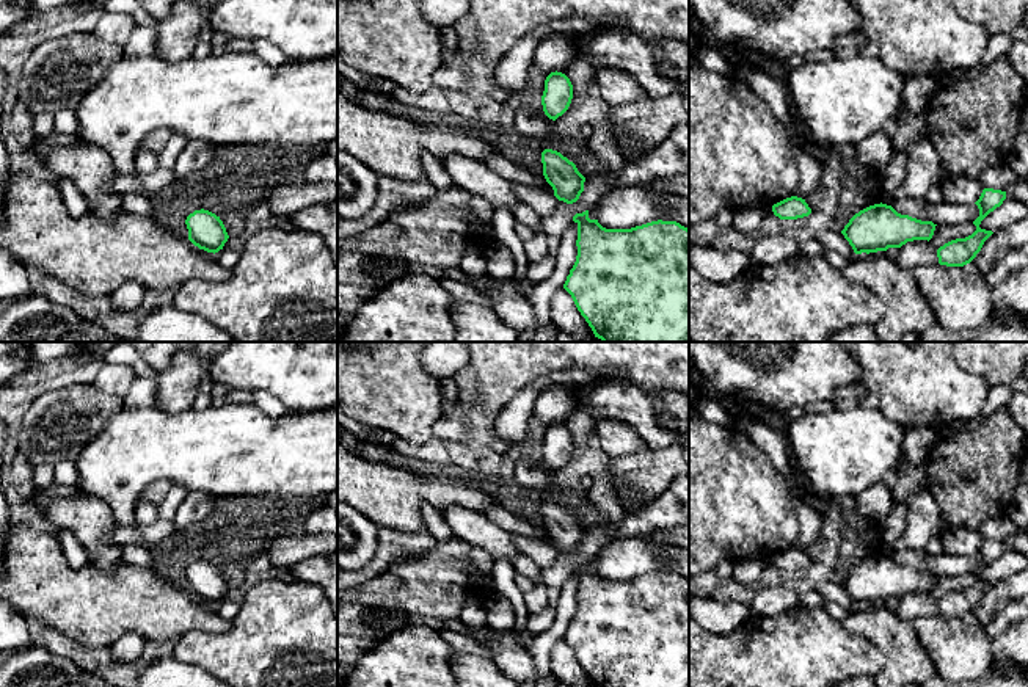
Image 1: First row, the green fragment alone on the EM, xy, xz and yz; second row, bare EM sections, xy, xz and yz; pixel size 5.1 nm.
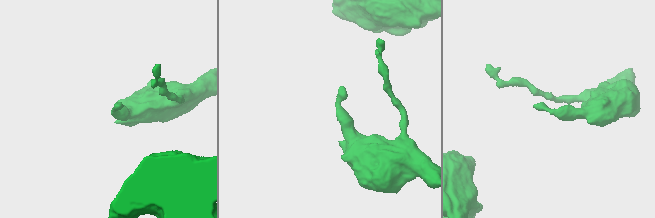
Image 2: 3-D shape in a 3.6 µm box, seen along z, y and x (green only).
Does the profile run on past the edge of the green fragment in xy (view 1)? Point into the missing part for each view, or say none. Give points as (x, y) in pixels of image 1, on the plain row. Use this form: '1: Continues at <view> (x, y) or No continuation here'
1: No continuation here

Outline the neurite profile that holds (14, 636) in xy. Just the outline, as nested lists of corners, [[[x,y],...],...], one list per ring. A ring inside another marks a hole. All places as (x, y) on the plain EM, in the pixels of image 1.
[[[0,599],[0,652],[11,654],[31,646],[25,618]]]

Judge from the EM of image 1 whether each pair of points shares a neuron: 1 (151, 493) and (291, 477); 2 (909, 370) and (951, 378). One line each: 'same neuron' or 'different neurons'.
1: different neurons
2: same neuron

